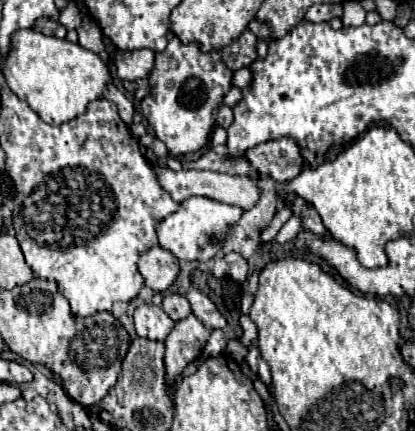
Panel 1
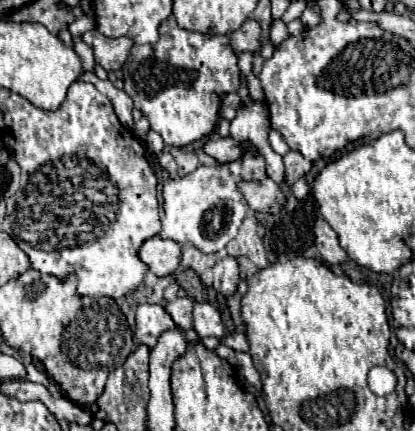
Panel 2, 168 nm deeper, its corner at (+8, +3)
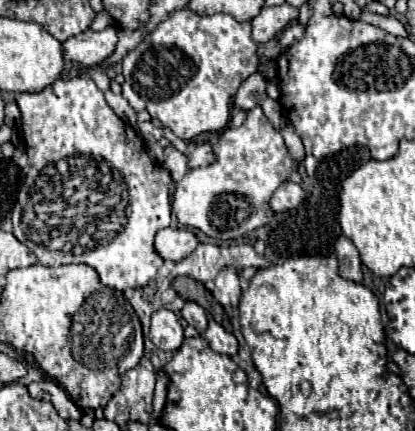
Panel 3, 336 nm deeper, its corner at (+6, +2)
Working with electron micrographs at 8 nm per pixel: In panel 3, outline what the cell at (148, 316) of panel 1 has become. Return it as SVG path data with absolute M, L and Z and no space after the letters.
M160 309L152 315L150 339L164 351L176 351L184 341L184 327L174 311Z

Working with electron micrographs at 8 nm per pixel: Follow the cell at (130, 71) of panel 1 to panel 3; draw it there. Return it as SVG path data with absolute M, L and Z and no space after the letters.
M108 27L104 31L84 31L82 35L68 37L62 43L62 57L66 63L78 61L82 65L94 65L106 59L110 51L114 51L114 43L118 41L116 29Z

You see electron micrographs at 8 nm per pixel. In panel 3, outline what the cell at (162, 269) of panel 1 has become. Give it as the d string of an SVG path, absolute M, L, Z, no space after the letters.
M166 227L156 233L156 251L166 261L180 261L190 255L198 245L192 231L180 227Z

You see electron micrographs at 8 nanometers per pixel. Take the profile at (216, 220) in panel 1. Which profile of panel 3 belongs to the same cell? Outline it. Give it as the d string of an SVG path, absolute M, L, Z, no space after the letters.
M260 107L250 109L246 121L240 127L236 129L228 127L214 143L214 163L210 163L204 169L190 169L186 177L180 183L176 183L176 191L172 197L172 211L176 213L180 225L198 229L216 241L244 237L246 233L266 225L274 217L274 211L270 209L270 197L282 183L290 179L290 175L296 169L298 163L290 157L280 131L274 129L274 125L266 119Z

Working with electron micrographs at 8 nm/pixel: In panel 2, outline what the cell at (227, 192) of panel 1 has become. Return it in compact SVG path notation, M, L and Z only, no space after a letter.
M270 178L240 182L238 190L242 192L242 196L248 202L250 210L254 210L254 212L276 214L282 208L284 194L282 194L280 186Z

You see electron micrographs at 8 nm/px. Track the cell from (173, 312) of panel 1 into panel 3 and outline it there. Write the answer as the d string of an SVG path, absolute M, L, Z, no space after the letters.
M188 301L180 313L182 313L182 317L186 319L188 325L192 325L192 327L198 329L200 335L206 331L206 327L208 327L208 315L206 315L206 311L198 303Z

